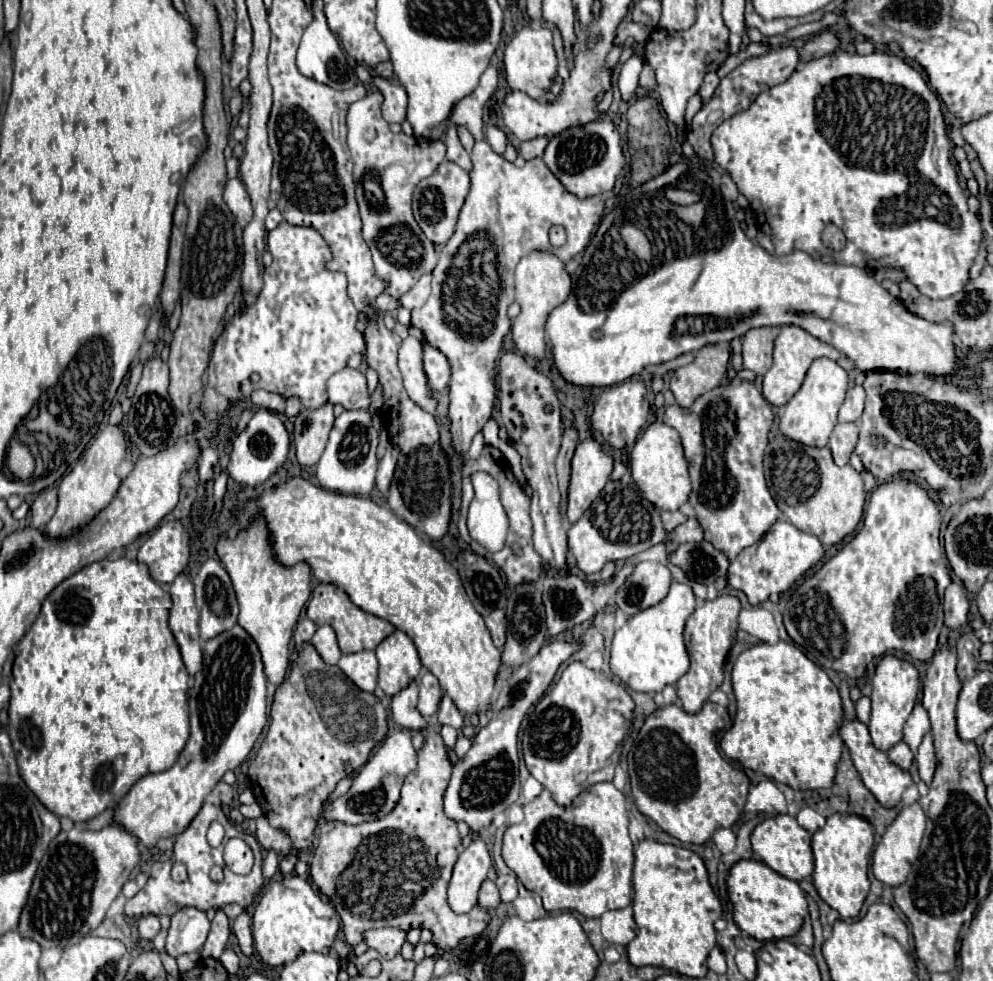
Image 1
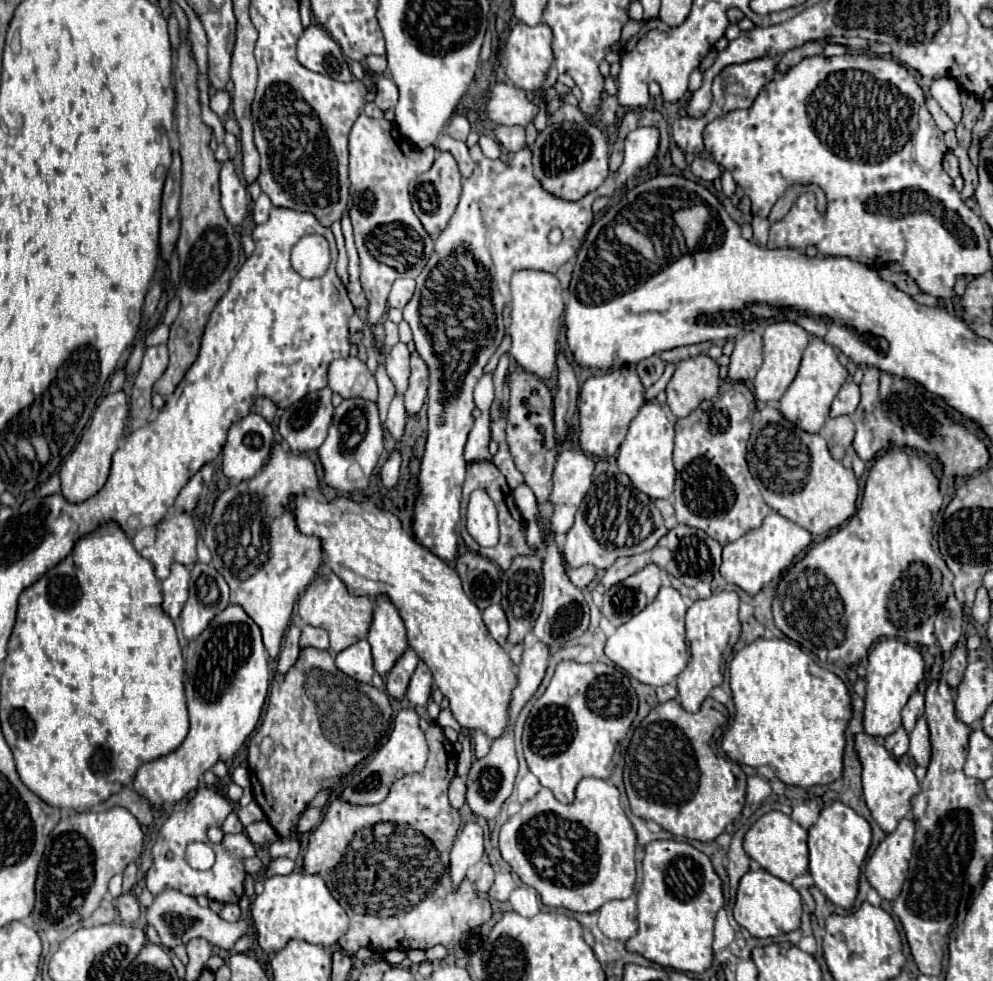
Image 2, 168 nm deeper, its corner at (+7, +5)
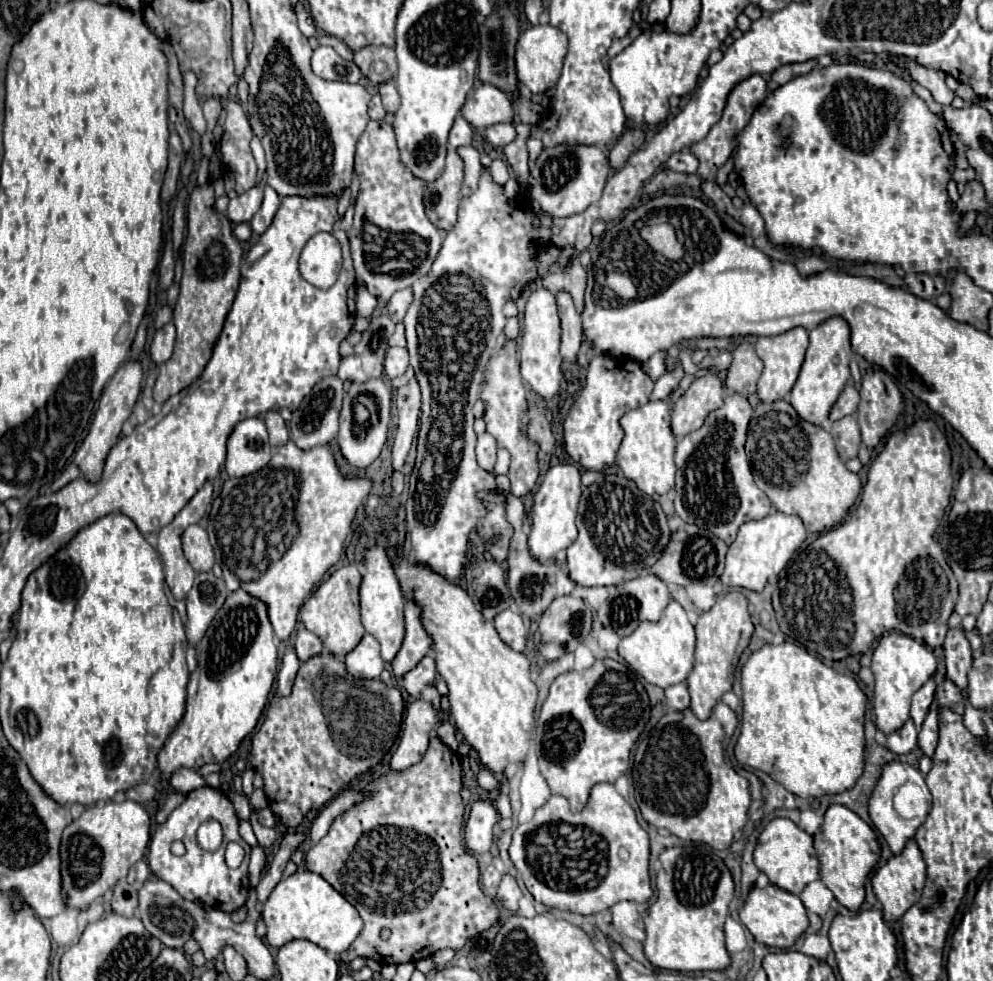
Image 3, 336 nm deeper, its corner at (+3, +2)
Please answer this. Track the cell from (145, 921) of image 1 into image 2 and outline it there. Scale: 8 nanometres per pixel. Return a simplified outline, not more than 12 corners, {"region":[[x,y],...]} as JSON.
{"region":[[133,893],[117,899],[121,921],[137,925],[141,919],[141,905]]}

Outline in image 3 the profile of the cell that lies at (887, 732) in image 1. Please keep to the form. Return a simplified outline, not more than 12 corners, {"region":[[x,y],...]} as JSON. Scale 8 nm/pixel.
{"region":[[901,632],[879,639],[871,671],[875,724],[909,720],[911,696],[933,676],[927,646]]}

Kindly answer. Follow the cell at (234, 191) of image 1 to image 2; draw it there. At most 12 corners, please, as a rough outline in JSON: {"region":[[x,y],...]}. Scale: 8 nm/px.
{"region":[[233,161],[221,167],[221,207],[241,225],[249,203],[247,187]]}

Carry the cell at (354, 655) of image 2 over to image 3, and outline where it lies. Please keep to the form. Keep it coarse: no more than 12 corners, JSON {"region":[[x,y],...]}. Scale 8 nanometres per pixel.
{"region":[[371,634],[347,654],[355,678],[379,678],[385,664]]}

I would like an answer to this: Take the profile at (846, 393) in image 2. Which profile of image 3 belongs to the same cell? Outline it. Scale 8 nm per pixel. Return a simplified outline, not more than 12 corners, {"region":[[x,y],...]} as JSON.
{"region":[[849,384],[833,404],[829,420],[855,414],[859,392]]}

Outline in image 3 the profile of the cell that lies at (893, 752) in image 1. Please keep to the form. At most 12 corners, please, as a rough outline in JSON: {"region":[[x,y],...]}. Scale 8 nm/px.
{"region":[[911,718],[889,734],[885,748],[909,754],[917,746],[917,728]]}

